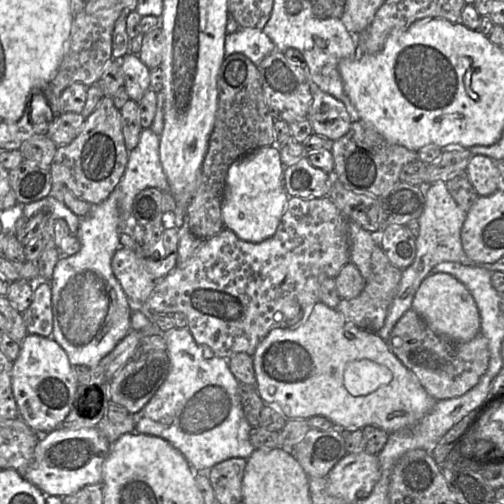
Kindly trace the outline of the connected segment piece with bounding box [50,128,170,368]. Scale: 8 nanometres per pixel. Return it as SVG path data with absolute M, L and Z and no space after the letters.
M151 128L141 131L137 146L128 153L128 162L124 175L111 194L101 203L91 205L89 214L80 221L77 237L80 250L72 256L61 256L50 280L52 291L53 338L66 352L72 366L85 365L94 368L131 330L131 311L134 306L115 277L112 269L112 258L122 247L120 235L129 231L136 223L133 215L133 202L136 195L149 187L161 191L170 191L159 155L160 136Z

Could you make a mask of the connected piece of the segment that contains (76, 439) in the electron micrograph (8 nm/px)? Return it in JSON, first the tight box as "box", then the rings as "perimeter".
{"box":[24,427,111,498],"perimeter":[[[97,427],[77,430],[56,428],[41,436],[24,477],[46,496],[63,498],[72,495],[88,485],[102,482],[103,463],[110,448],[111,444]]]}

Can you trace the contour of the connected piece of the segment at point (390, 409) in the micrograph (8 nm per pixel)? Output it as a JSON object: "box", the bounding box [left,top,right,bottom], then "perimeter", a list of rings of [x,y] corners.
{"box":[252,302,437,434],"perimeter":[[[322,302],[314,306],[303,325],[271,330],[259,343],[252,358],[259,396],[287,420],[323,416],[340,430],[353,431],[374,426],[390,434],[415,426],[437,402],[377,333],[357,328],[347,322],[336,308],[329,308]]]}

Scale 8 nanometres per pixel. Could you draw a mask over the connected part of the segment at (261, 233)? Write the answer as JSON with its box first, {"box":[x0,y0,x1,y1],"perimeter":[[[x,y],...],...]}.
{"box":[222,145,289,243],"perimeter":[[[275,145],[254,150],[230,165],[222,203],[226,229],[251,243],[263,242],[275,234],[289,199],[284,187],[284,168]]]}

